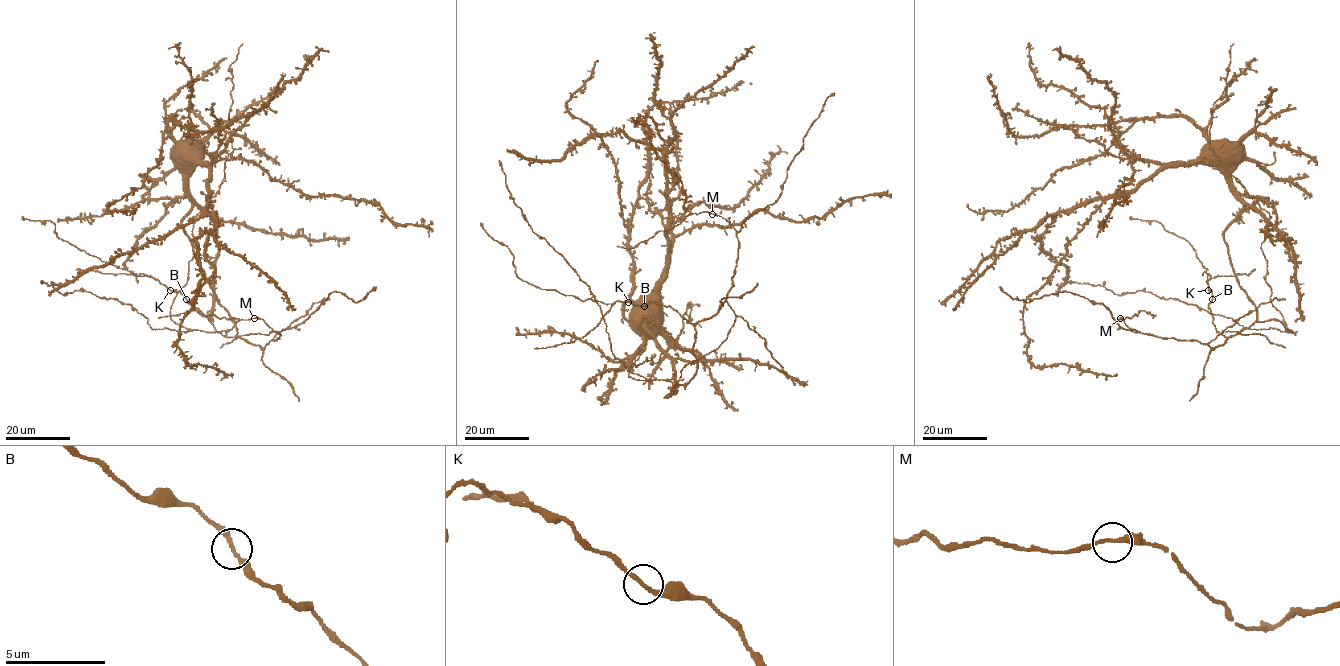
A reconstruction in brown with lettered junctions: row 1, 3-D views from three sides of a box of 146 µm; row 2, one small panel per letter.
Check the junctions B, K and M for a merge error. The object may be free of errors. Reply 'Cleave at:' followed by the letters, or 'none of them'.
Cleave at: none of them

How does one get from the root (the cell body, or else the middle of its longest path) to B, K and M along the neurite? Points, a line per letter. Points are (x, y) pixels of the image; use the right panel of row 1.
B: (1205, 162), (1228, 179), (1242, 205), (1224, 240), (1256, 320), (1224, 337), (1213, 323), (1212, 299)
K: (1205, 162), (1228, 179), (1242, 205), (1224, 240), (1256, 320), (1224, 337), (1213, 323), (1209, 290)
M: (1205, 162), (1228, 179), (1242, 205), (1224, 240), (1256, 320), (1211, 348), (1133, 332), (1120, 318)

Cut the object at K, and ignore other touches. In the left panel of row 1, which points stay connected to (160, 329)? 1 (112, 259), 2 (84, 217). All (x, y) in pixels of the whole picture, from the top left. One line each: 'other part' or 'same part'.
1: same part
2: same part

